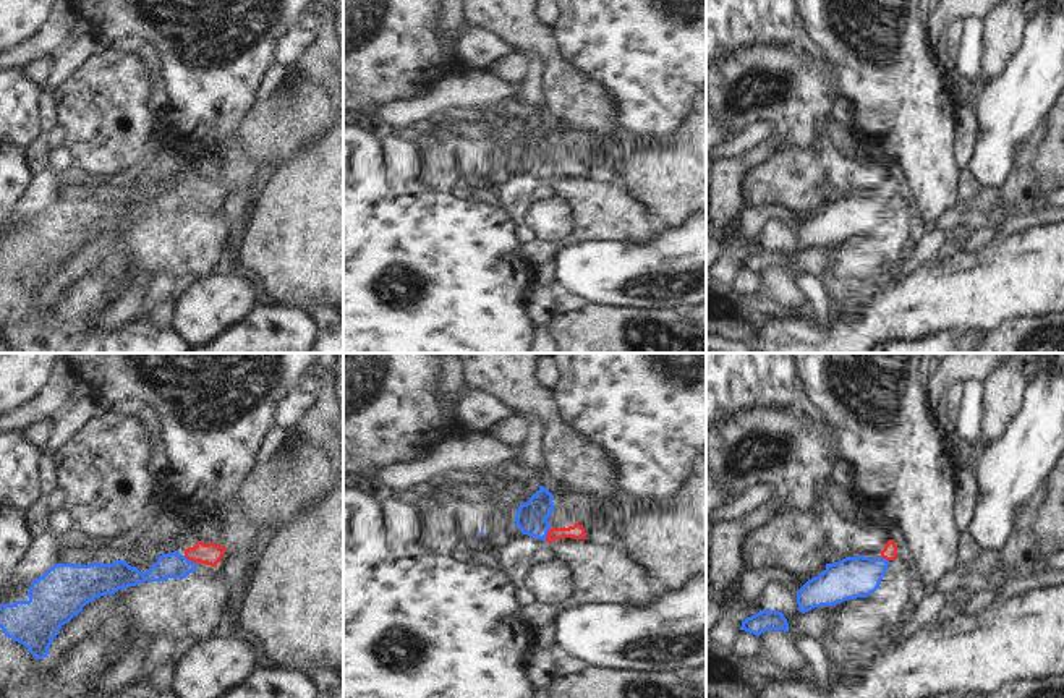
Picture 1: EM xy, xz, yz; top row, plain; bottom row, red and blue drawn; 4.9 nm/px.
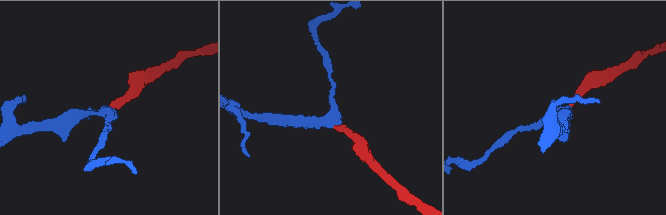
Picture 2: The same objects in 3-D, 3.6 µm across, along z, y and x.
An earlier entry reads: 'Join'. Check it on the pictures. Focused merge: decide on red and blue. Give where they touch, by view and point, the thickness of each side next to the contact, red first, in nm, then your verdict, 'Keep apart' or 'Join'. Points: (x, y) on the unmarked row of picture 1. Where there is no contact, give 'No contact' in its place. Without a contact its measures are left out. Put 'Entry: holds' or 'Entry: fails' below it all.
Touches red at xz (548, 172). Thickness 80 nm (red) against 160 nm. Join
Entry: holds

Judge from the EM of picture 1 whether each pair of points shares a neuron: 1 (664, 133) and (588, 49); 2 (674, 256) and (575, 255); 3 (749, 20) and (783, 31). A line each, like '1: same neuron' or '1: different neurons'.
1: same neuron
2: same neuron
3: same neuron

